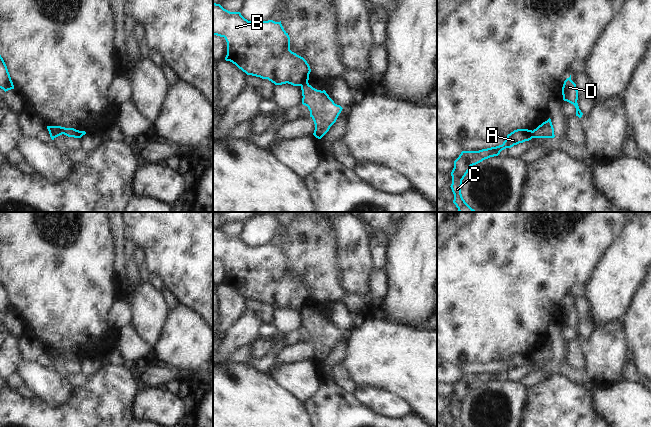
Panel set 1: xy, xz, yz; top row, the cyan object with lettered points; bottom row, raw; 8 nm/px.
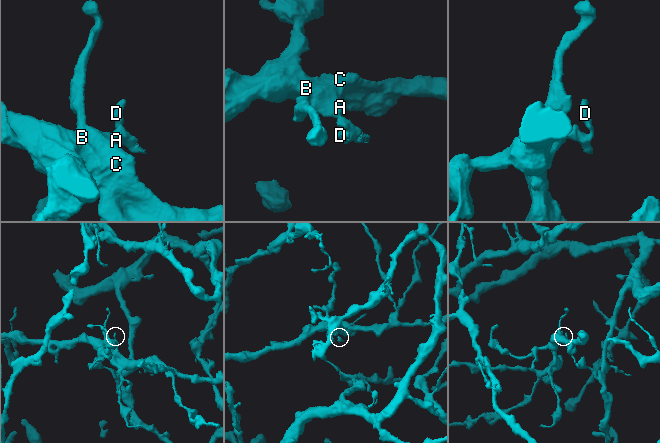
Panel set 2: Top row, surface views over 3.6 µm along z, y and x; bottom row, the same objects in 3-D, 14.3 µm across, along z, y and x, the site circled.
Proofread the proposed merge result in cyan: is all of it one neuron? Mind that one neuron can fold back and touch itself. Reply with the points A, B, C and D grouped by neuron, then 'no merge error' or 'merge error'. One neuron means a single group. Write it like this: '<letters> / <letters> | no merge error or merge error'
A B C / D | merge error

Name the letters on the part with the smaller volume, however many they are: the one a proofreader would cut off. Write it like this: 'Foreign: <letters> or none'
Foreign: D

